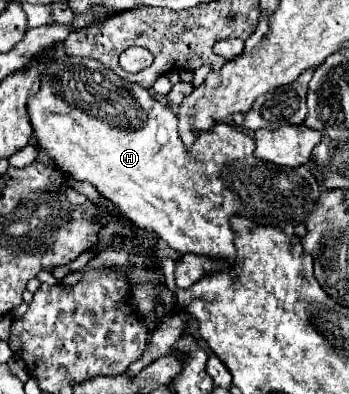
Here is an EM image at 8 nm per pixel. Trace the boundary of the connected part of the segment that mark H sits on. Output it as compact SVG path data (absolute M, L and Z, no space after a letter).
M62 51L48 63L40 91L28 99L38 147L58 163L72 179L92 183L102 197L112 201L132 223L152 229L162 241L180 253L194 253L210 259L232 261L236 257L230 219L240 215L260 225L280 227L294 233L296 225L306 223L318 199L320 185L306 165L276 167L254 157L254 139L230 123L218 123L212 131L198 133L190 151L182 145L176 131L176 113L160 103L140 85L126 83L102 63L86 57L68 57Z

